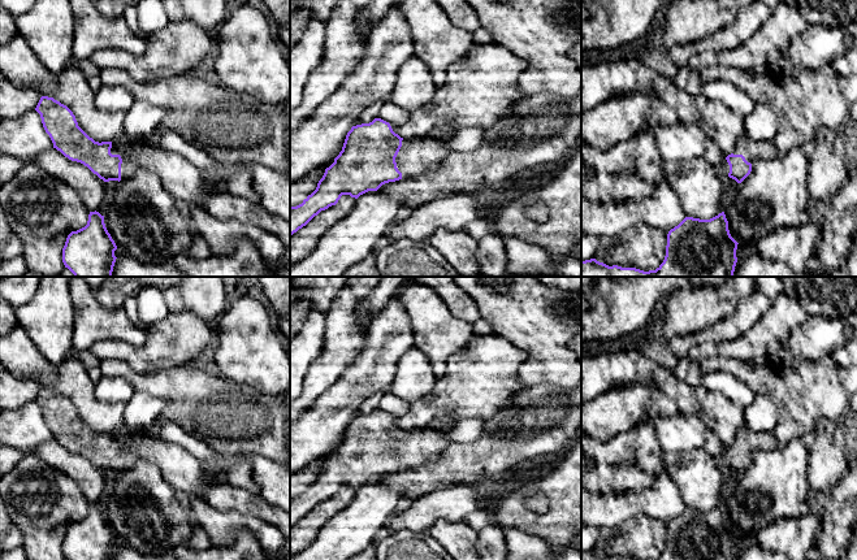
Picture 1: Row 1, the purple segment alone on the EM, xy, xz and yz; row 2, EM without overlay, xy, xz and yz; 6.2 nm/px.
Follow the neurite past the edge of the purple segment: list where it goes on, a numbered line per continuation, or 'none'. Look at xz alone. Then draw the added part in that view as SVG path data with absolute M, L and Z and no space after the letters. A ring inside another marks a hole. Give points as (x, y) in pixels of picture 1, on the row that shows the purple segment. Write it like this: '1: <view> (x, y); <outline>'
1: xz (416, 156); M446 127L438 135L403 139L402 147L395 157L402 179L416 178L437 170L451 152L447 148L447 143L456 133L456 130Z

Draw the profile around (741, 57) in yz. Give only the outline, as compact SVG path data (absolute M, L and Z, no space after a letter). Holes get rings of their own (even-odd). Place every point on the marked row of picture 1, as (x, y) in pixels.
M782 3L772 8L770 17L744 44L728 51L697 53L688 66L691 71L701 71L711 65L739 70L750 70L758 65L776 69L787 58L792 39L808 27L809 23L795 4Z

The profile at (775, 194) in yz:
M796 147L784 156L771 160L756 160L750 174L739 183L735 195L727 199L724 214L731 236L737 243L756 243L778 227L800 226L808 218L809 152L808 147Z

